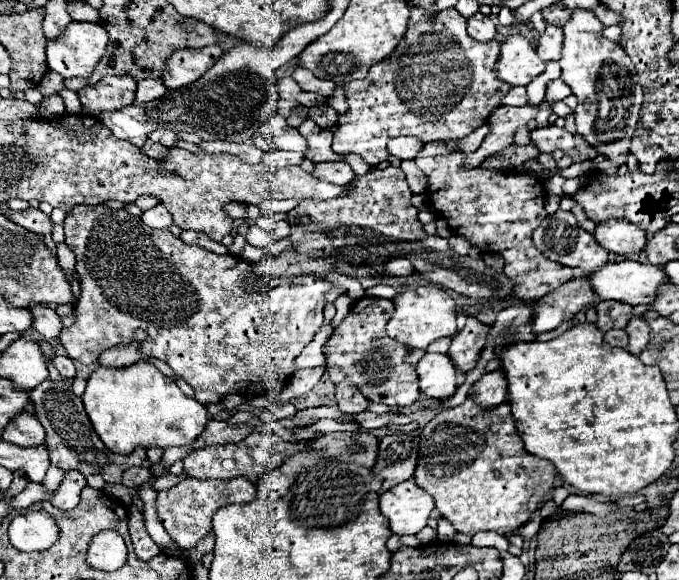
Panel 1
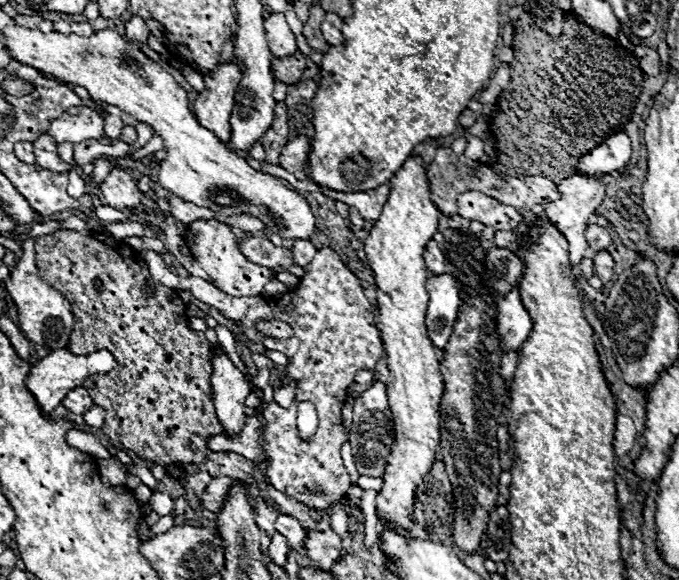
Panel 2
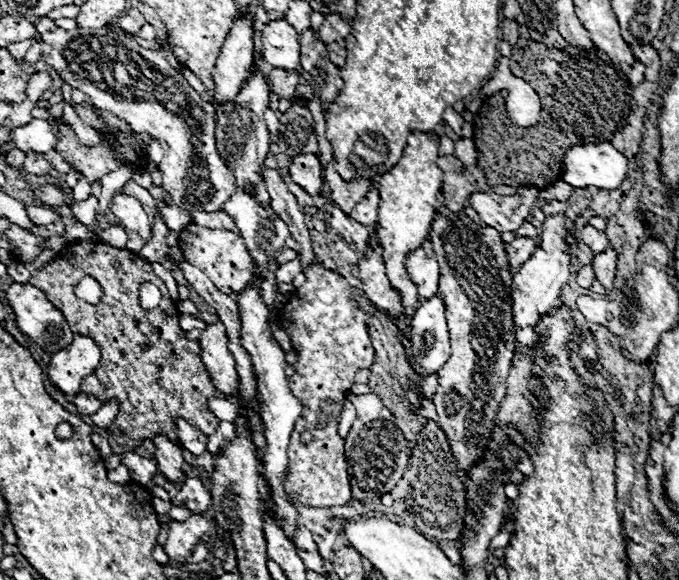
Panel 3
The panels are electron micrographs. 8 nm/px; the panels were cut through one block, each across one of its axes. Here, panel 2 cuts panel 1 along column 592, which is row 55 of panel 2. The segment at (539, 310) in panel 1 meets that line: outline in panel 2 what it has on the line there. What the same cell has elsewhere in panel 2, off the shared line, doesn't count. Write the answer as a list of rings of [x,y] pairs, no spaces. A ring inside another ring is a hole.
[[[294,52],[286,58],[274,58],[272,60],[272,74],[278,82],[284,84],[296,84],[302,78],[302,72],[306,68],[306,56],[302,52]]]

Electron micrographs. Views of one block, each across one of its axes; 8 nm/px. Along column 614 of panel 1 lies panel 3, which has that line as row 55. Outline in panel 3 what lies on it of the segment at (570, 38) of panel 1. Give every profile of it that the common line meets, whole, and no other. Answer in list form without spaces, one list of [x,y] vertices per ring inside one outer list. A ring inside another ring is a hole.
[[[56,28],[52,32],[46,32],[44,38],[40,38],[40,44],[46,62],[50,62],[56,68],[56,72],[62,76],[66,84],[88,94],[92,106],[100,110],[110,110],[114,116],[126,120],[134,128],[134,132],[146,132],[158,138],[164,150],[164,160],[158,164],[162,172],[162,186],[168,190],[168,194],[180,208],[188,212],[196,210],[216,212],[222,208],[222,204],[230,198],[230,192],[234,192],[234,174],[230,172],[230,168],[226,168],[216,150],[214,140],[216,110],[210,102],[200,98],[200,94],[186,82],[186,78],[176,68],[170,66],[170,62],[160,52],[142,48],[132,38],[118,36],[106,28],[100,30]]]

